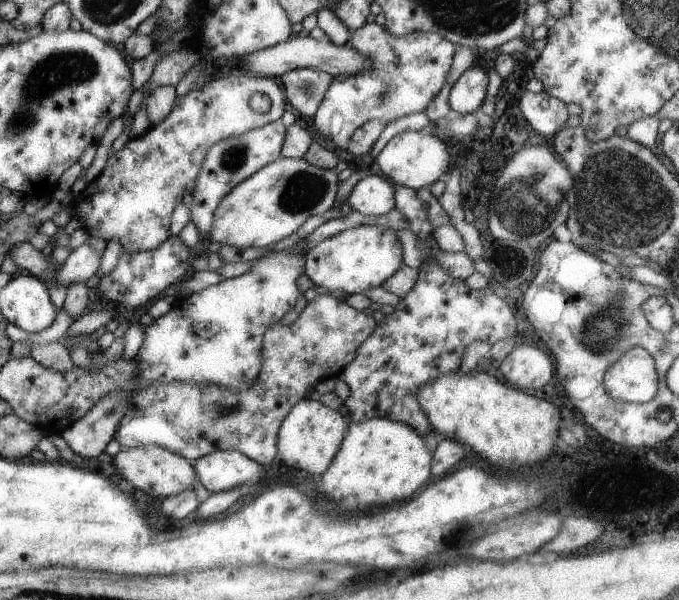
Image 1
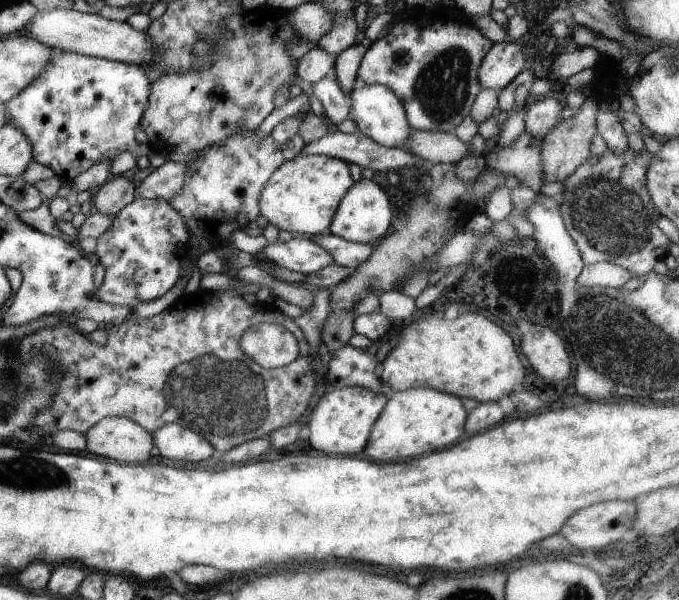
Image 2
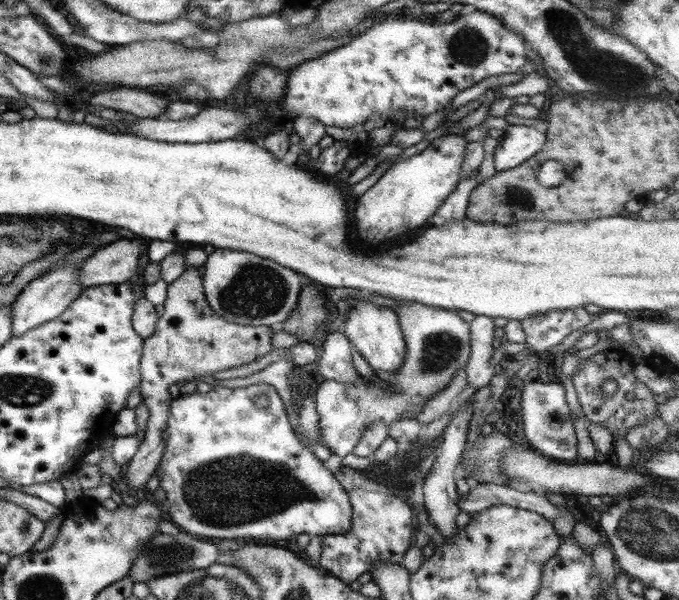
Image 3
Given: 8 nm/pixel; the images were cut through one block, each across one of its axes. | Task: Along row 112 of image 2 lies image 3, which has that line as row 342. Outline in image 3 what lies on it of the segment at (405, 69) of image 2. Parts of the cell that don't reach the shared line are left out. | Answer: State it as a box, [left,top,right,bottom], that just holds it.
[314,302,471,458]

